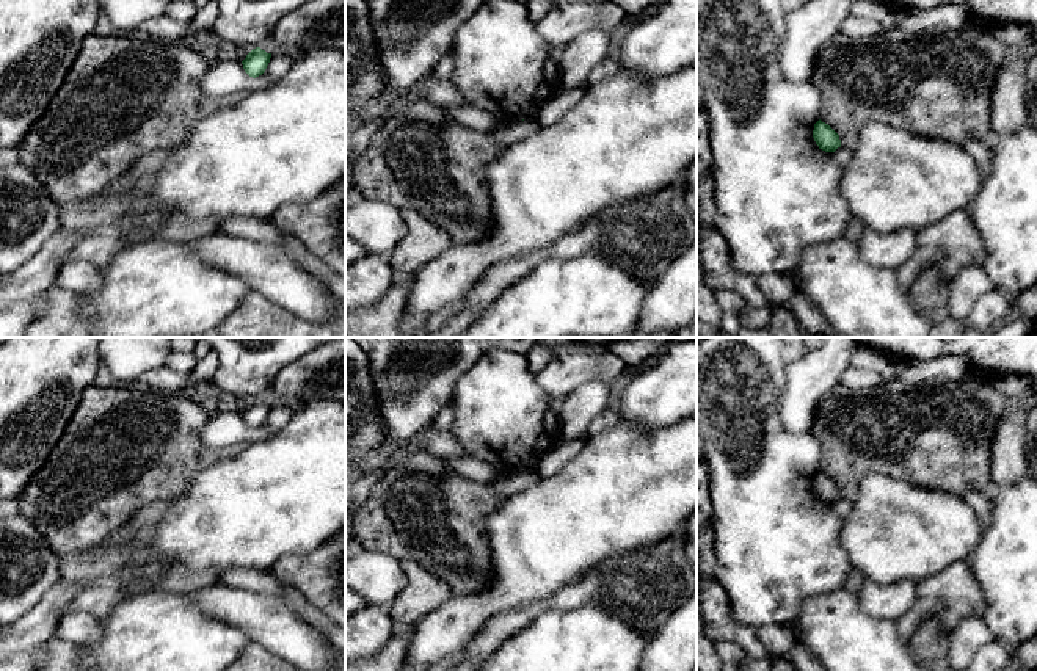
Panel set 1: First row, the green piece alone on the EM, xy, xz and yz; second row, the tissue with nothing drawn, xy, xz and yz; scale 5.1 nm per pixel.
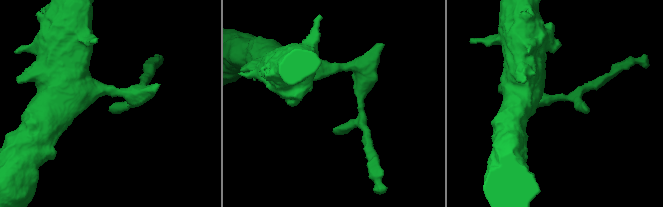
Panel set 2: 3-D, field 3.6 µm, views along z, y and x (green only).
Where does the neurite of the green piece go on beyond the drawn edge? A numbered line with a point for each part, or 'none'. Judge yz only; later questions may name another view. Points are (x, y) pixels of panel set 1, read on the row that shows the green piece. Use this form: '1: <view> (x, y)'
none

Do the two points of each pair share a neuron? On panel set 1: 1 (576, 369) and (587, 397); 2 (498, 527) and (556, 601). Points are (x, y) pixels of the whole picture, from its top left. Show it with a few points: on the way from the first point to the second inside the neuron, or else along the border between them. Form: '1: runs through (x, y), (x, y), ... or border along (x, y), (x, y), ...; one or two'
1: border along (609, 381), (587, 381), (574, 388), (556, 405); two
2: border along (582, 576), (565, 583), (542, 601); two

